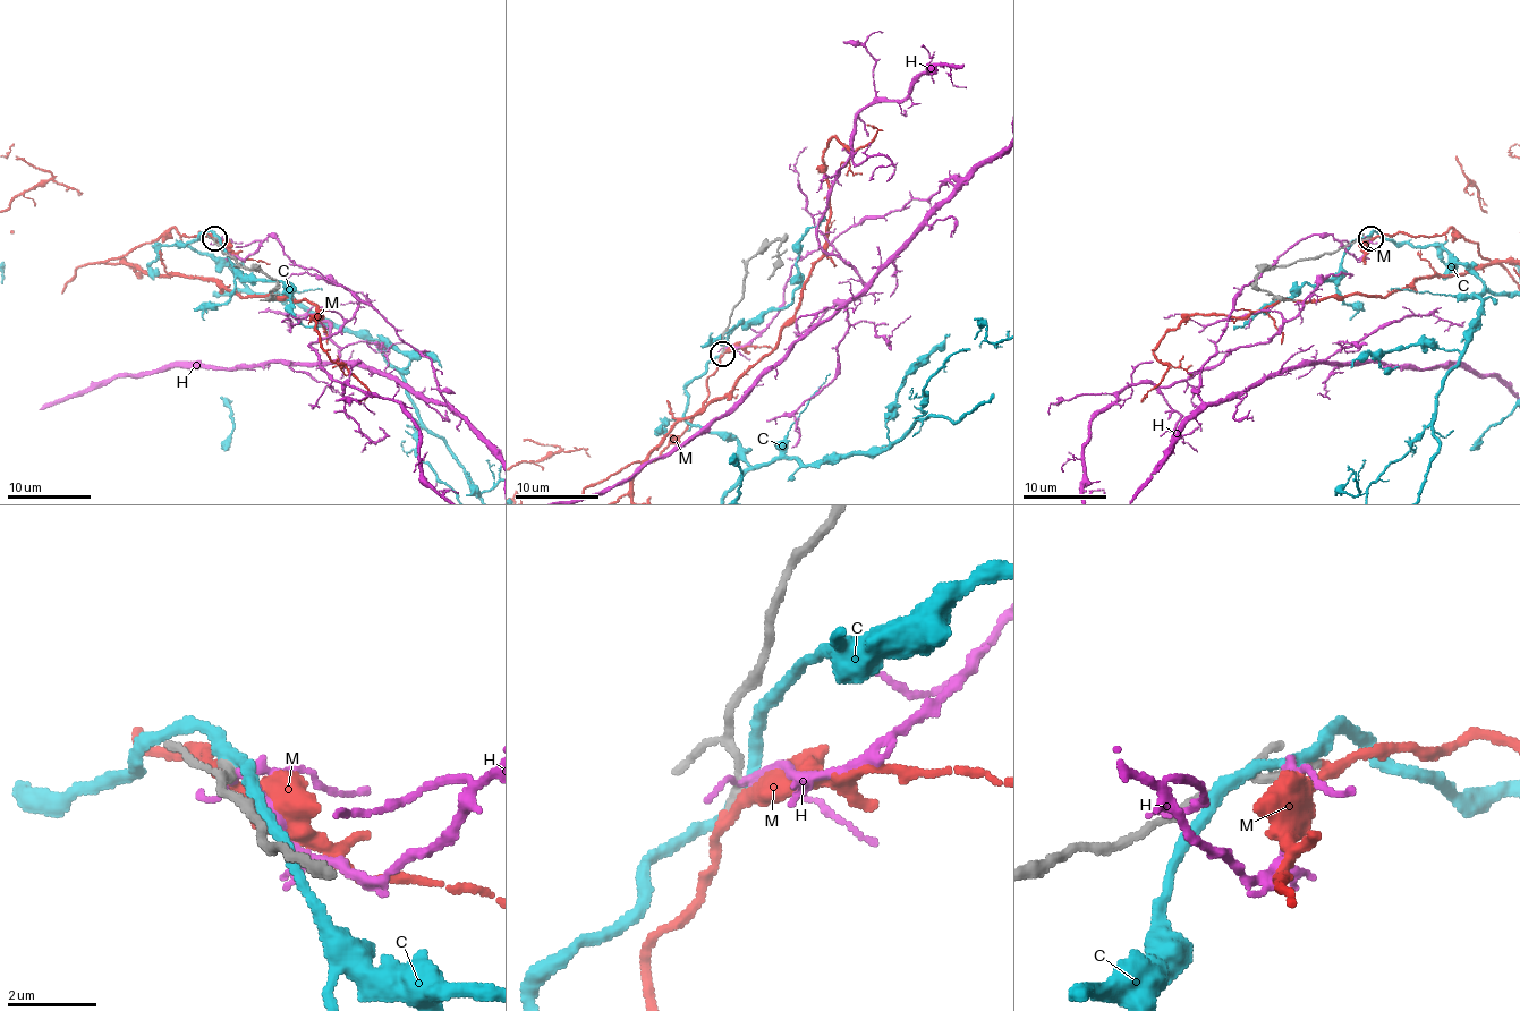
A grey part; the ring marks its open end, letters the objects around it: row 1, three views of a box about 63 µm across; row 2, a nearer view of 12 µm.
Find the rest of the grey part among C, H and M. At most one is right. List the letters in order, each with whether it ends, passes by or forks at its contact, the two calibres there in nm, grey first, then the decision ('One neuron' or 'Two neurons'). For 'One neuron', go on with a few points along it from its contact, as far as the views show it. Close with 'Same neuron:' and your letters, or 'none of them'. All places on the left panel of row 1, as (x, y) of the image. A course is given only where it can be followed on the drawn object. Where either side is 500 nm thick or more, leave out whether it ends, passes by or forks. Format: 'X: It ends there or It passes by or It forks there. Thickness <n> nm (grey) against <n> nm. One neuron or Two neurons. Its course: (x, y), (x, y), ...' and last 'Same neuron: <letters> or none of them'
C: It passes by. Thickness 220 nm (grey) against 280 nm. Two neurons
H: It passes by. Thickness 180 nm (grey) against 200 nm. Two neurons
M: It passes by. Thickness 200 nm (grey) against 240 nm. One neuron
Same neuron: M

